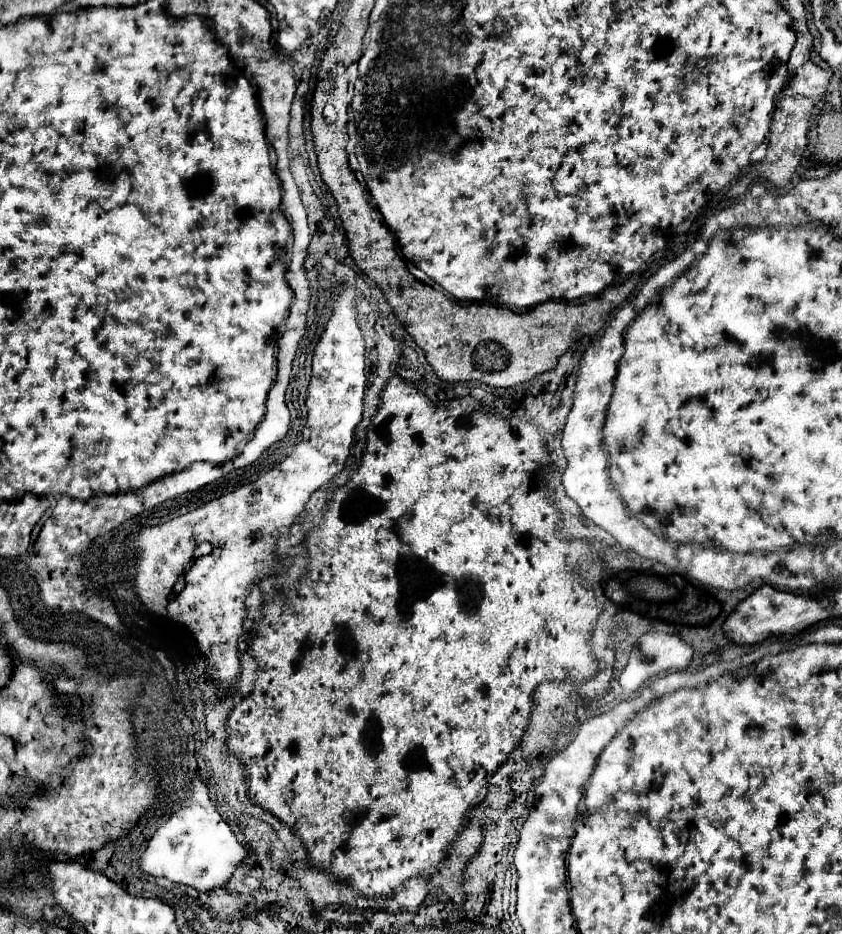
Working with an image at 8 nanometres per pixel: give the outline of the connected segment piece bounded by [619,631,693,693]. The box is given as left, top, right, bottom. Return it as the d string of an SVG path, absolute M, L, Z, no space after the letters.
M663 631L645 633L639 639L637 649L633 649L627 667L619 677L619 685L635 693L647 679L667 673L667 671L681 671L691 663L693 647L685 643L677 635L669 635Z

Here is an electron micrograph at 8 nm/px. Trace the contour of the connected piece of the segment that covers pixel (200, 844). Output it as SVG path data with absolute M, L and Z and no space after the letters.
M175 757L175 761L159 763L159 785L159 797L149 807L149 813L155 809L157 819L161 815L163 821L147 843L147 849L139 859L139 869L151 877L165 877L197 891L211 891L227 883L247 851L211 803L209 791L197 775L195 757Z

